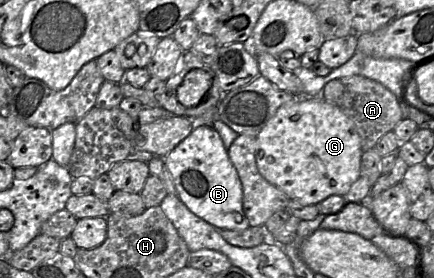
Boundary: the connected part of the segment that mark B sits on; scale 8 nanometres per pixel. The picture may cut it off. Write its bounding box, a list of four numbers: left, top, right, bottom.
[164,126,250,230]

